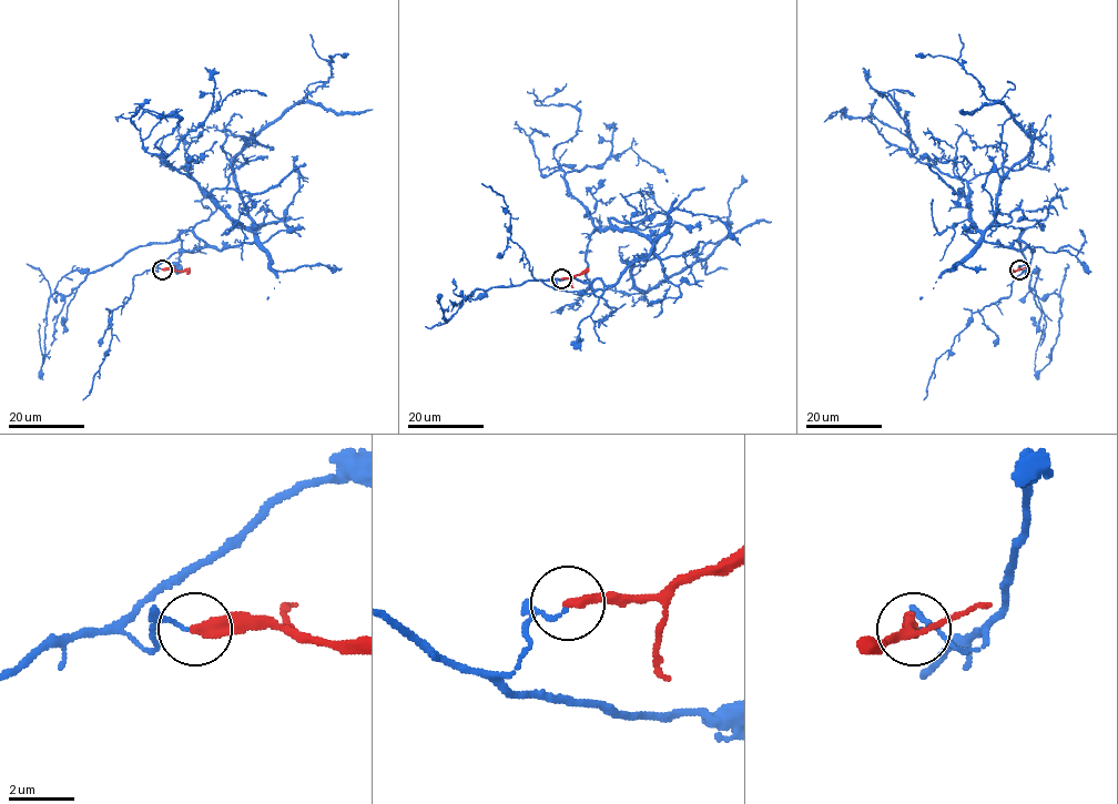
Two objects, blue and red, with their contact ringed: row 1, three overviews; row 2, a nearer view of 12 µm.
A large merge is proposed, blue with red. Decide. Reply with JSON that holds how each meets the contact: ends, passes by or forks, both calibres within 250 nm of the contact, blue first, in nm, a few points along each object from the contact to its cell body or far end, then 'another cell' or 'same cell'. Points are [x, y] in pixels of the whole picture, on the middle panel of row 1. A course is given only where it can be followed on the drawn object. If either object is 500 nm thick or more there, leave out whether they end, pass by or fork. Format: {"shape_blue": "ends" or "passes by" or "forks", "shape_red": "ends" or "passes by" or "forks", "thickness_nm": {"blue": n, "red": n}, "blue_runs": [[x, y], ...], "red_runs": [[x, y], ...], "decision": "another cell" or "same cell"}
{"shape_blue": "ends", "shape_red": "ends", "thickness_nm": {"blue": 100, "red": 320}, "blue_runs": [[561, 278], [606, 289], [653, 243], [597, 227], [569, 190], [554, 149], [580, 112], [542, 101], [566, 83]], "red_runs": [[561, 278], [589, 270]], "decision": "another cell"}

